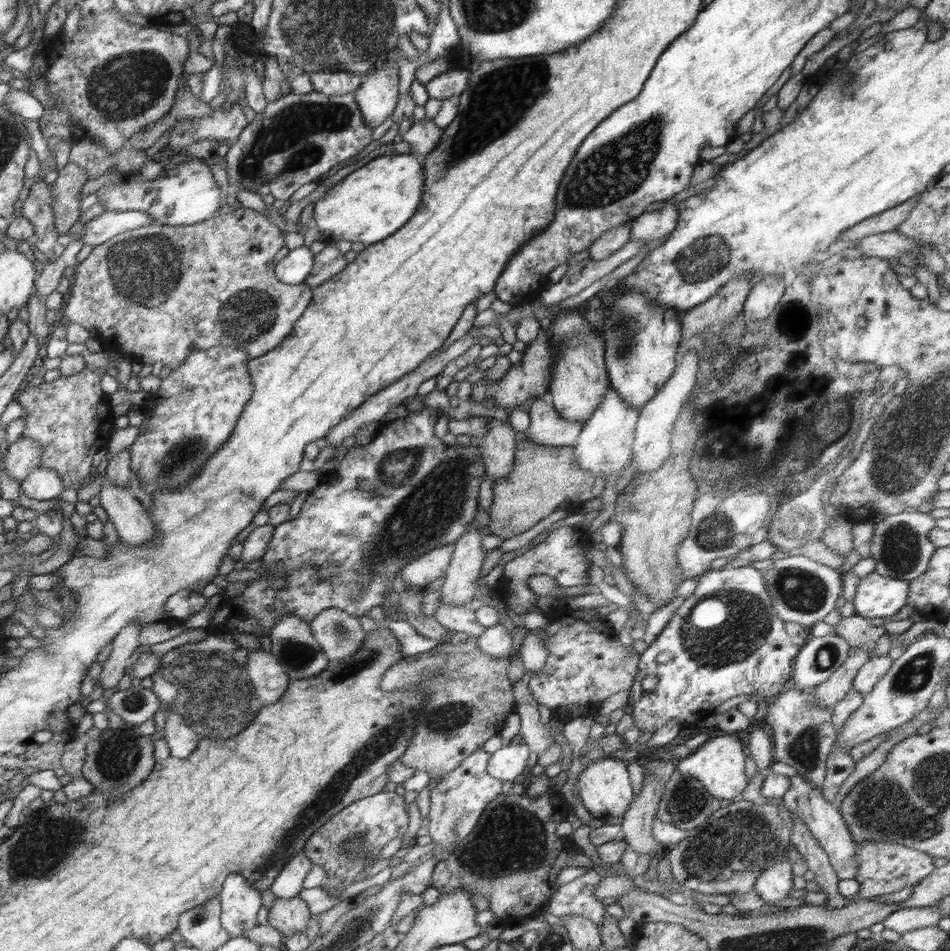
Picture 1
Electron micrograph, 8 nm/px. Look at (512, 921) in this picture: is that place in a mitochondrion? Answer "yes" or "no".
no

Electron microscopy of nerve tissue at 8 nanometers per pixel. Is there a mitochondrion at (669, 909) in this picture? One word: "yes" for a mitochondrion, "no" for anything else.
no

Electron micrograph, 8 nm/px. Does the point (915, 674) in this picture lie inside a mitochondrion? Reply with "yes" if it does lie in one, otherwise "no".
yes

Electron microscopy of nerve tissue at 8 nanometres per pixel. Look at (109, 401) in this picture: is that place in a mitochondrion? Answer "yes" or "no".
no

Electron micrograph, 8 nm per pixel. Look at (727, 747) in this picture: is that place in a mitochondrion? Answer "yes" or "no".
no

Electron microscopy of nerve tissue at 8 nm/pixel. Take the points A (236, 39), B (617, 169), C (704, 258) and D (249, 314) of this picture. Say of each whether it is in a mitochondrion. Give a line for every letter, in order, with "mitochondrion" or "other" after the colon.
A: other
B: mitochondrion
C: mitochondrion
D: mitochondrion

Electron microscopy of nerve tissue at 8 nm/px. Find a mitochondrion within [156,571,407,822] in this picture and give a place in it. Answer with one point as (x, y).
(211, 691)

